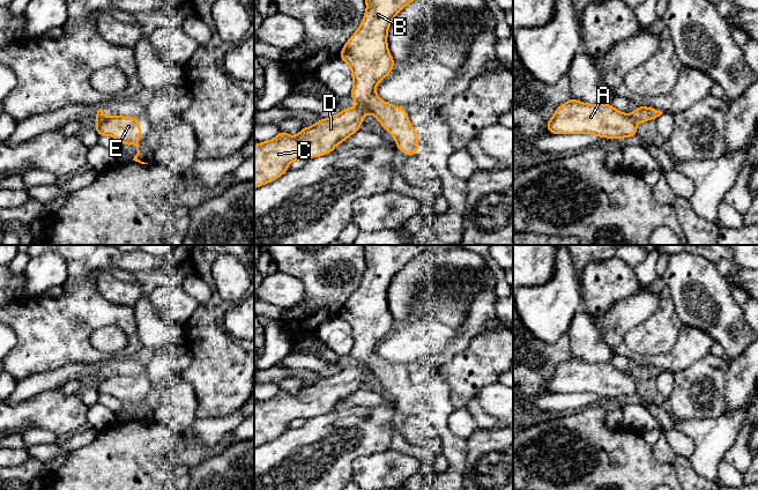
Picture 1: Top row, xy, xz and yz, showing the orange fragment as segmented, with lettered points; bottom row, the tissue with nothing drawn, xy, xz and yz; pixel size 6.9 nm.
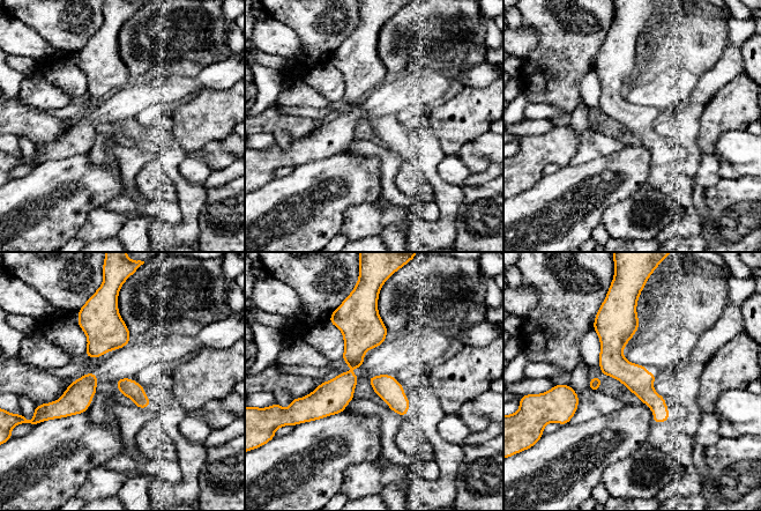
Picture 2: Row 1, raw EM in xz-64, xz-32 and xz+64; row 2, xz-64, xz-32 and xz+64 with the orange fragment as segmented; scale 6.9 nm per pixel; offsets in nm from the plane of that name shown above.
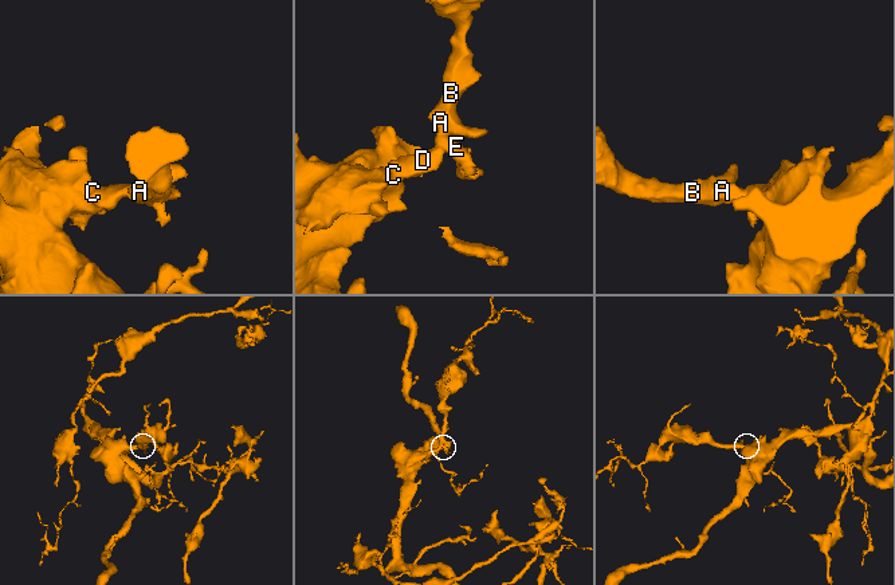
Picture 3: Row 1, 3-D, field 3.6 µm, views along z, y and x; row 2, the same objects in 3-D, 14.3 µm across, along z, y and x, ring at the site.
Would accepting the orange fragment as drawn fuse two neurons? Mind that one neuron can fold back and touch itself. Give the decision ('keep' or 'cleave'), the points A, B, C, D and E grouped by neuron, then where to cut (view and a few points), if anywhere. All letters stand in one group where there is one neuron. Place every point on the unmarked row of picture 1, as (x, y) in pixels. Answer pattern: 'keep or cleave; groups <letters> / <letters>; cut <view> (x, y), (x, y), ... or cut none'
cleave; groups A B E / C D; cut xz (358, 364), (368, 371)

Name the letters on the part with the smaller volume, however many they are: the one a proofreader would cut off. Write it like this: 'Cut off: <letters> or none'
Cut off: A, B, E

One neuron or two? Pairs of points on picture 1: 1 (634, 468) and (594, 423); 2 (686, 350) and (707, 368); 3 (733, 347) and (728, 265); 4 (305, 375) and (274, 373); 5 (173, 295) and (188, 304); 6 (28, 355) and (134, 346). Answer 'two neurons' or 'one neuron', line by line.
1: one neuron
2: two neurons
3: two neurons
4: one neuron
5: one neuron
6: one neuron

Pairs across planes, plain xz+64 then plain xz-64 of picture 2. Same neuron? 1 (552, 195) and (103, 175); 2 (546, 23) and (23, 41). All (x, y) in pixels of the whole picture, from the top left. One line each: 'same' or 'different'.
1: same
2: different

